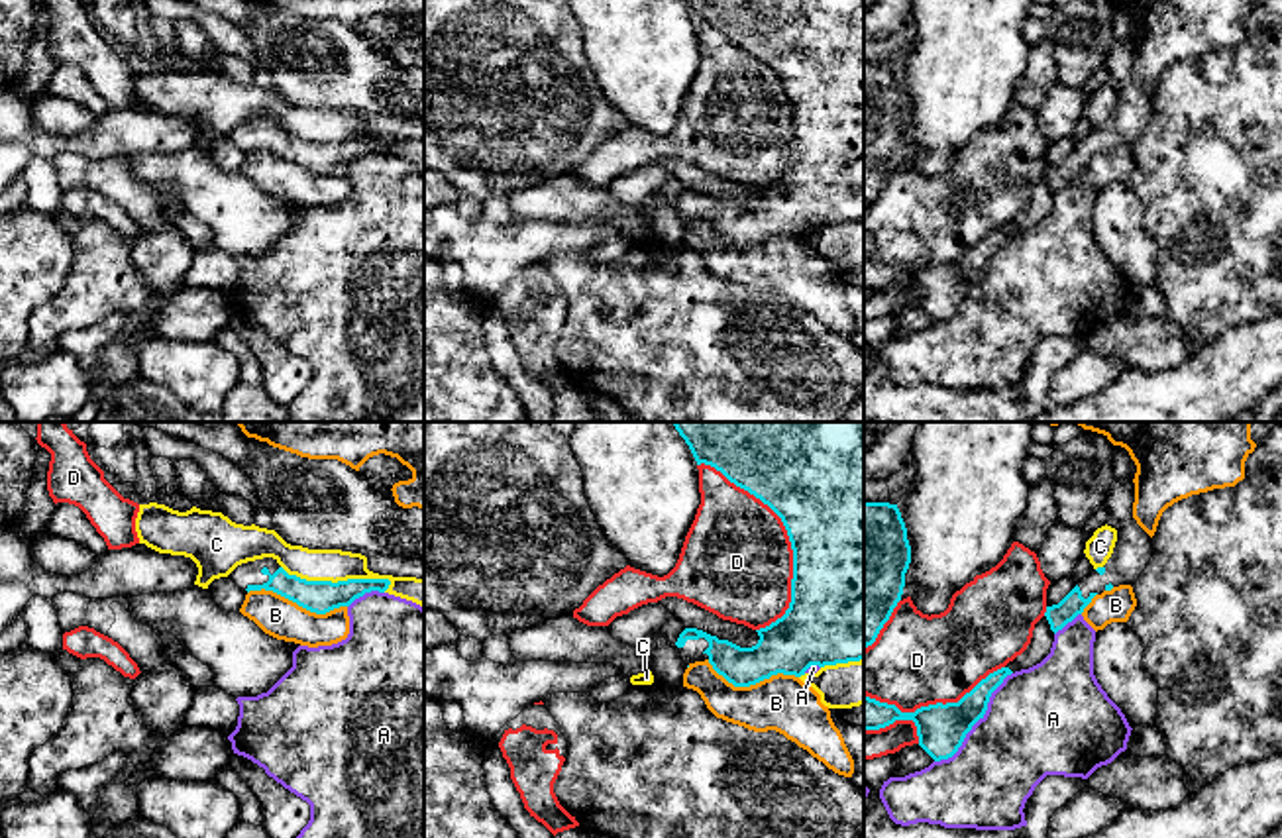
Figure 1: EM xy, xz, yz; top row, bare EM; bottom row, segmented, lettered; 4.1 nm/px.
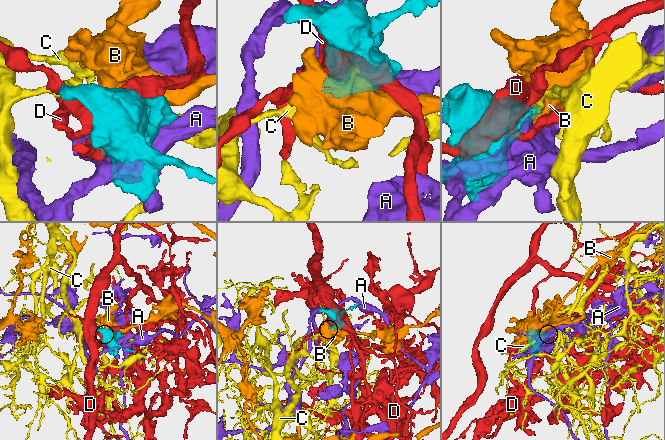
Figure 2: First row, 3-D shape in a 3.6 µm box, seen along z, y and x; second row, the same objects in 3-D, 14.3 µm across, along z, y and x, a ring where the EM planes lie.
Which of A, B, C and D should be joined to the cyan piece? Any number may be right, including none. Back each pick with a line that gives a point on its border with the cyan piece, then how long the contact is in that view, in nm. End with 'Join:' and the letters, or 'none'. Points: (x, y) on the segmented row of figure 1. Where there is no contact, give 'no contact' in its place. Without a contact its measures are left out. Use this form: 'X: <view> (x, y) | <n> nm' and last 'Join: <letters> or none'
Join: none

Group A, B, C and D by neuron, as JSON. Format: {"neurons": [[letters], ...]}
{"neurons": [["A"], ["B"], ["C"], ["D"]]}

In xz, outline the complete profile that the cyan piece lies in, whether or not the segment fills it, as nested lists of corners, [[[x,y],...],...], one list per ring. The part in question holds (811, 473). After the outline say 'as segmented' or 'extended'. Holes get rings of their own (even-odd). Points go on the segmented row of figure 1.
[[[673,422],[673,426],[697,465],[715,467],[781,518],[793,550],[789,608],[770,626],[756,630],[758,644],[740,648],[703,630],[685,628],[675,642],[683,663],[707,659],[734,687],[750,687],[777,673],[801,677],[811,665],[864,659],[864,422]]]; extended

